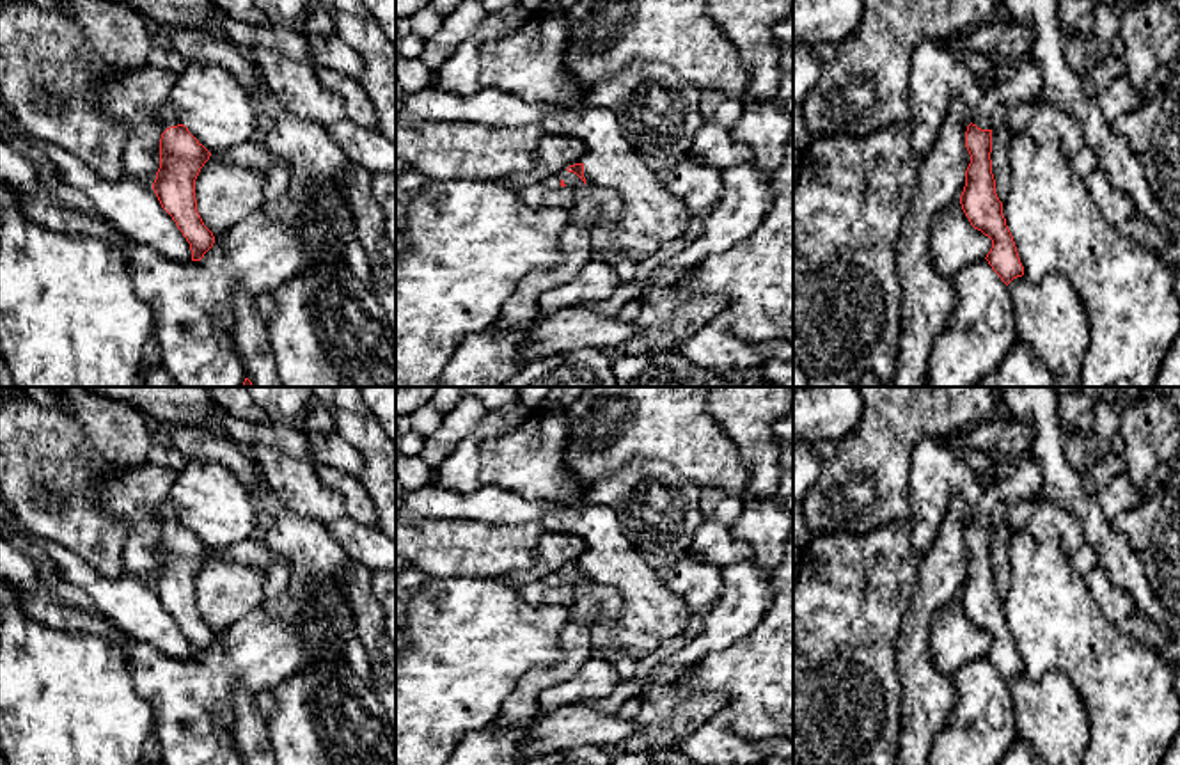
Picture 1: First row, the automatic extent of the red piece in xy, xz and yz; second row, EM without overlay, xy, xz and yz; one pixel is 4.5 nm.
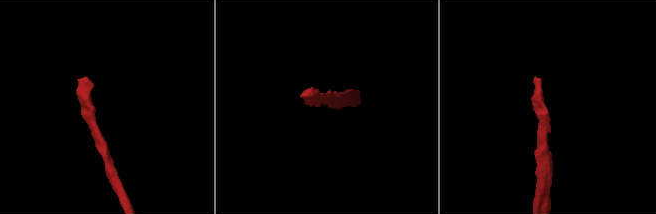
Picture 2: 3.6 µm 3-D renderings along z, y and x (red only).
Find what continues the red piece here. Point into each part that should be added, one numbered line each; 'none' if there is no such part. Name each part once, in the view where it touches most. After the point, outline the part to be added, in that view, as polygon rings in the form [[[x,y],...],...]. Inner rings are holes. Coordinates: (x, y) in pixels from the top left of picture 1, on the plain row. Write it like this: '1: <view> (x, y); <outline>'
1: xz (570, 577); [[[564,568],[564,570],[561,572],[561,577],[564,579],[566,584],[575,584],[575,586],[578,586],[578,584],[584,582],[584,579],[582,579],[577,572],[568,570],[568,568]]]

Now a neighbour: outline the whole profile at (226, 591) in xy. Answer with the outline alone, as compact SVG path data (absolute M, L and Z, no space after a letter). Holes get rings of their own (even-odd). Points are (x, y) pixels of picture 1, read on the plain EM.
M209 556L195 577L197 609L215 635L263 603L266 572L250 563Z

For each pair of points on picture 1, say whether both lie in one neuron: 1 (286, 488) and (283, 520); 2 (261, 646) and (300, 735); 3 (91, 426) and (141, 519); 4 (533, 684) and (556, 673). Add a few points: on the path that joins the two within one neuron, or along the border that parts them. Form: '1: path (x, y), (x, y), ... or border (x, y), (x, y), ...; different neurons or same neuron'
1: border (270, 499), (322, 524); different neurons
2: border (300, 668), (274, 687); different neurons
3: border (146, 460), (109, 471), (102, 478), (96, 501); different neurons
4: path (538, 678), (550, 675); same neuron

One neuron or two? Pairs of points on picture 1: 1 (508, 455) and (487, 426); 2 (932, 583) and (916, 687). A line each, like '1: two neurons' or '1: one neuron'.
1: two neurons
2: one neuron

